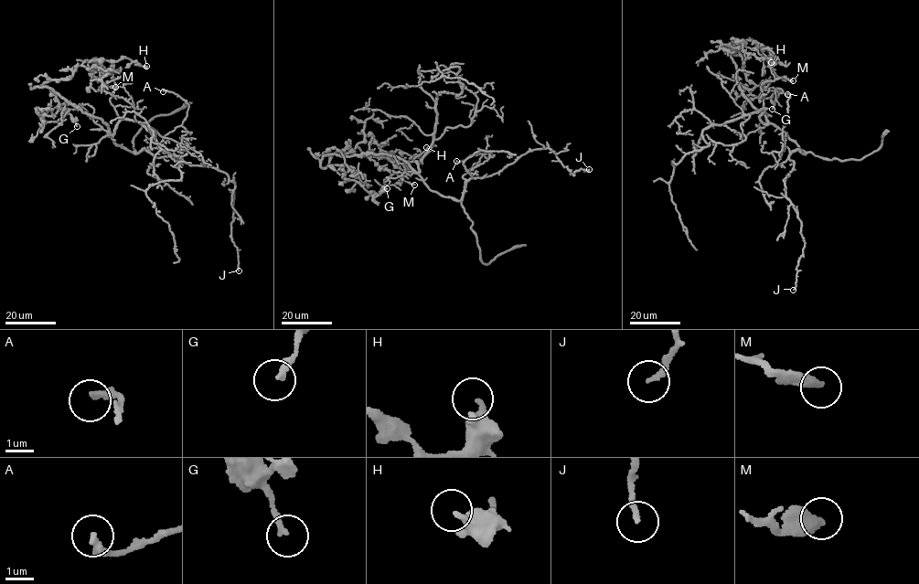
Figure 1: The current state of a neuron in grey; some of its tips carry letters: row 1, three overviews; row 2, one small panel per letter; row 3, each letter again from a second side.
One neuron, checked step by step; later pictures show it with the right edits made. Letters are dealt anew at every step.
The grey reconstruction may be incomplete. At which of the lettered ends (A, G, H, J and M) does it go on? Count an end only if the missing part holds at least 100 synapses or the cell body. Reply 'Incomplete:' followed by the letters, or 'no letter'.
Incomplete: no letter

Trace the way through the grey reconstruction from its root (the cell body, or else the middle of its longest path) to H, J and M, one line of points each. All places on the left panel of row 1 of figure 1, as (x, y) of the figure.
H: (115, 127), (120, 117), (110, 100), (116, 87), (112, 75), (86, 59), (124, 58), (146, 66)
J: (115, 127), (112, 139), (133, 153), (145, 149), (227, 175), (235, 185), (231, 237), (239, 270)
M: (115, 127), (120, 117), (110, 100), (112, 75), (101, 71), (100, 60), (89, 68), (103, 88), (115, 87)

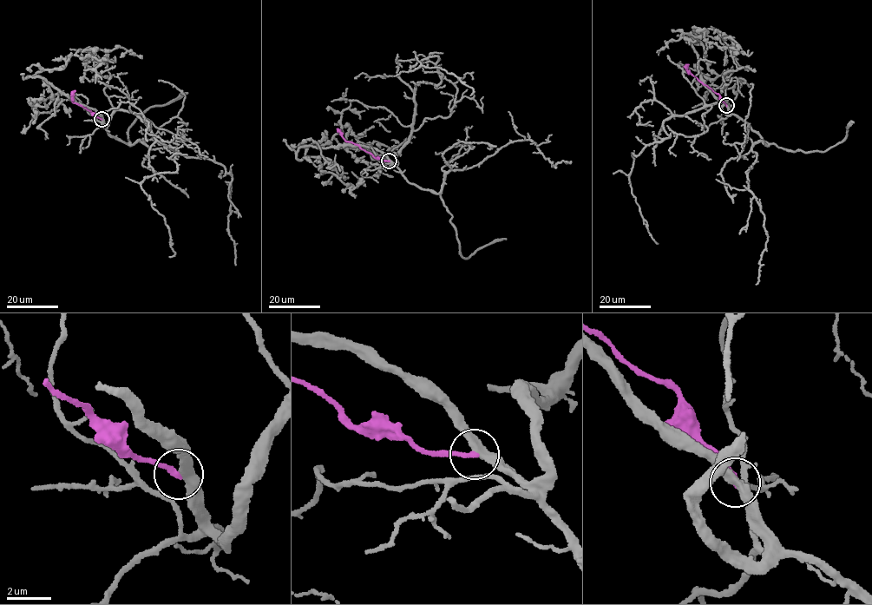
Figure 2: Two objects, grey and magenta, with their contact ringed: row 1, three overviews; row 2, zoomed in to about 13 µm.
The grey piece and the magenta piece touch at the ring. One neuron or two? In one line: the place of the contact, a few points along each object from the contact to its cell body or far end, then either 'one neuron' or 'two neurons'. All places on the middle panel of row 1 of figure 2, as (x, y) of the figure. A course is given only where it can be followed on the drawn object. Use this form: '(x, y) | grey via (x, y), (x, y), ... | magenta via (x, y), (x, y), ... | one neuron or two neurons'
(389, 161) | grey via (389, 161), (409, 141), (416, 85), (441, 81), (436, 55), (417, 61), (409, 71), (439, 67), (470, 95) | magenta via (389, 161), (376, 158), (357, 145), (346, 141), (338, 131), (340, 130) | two neurons

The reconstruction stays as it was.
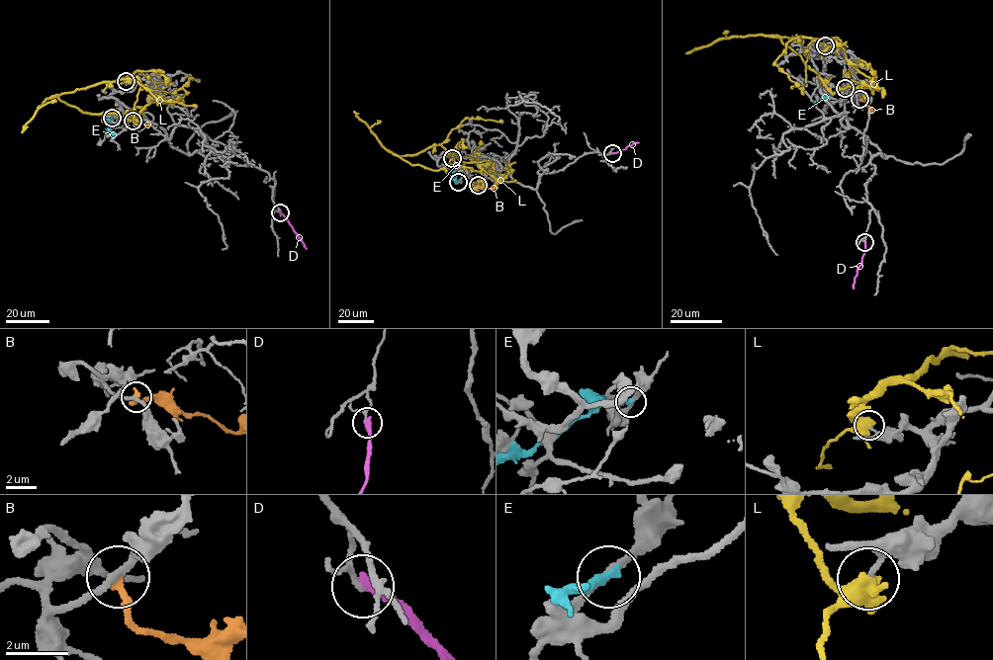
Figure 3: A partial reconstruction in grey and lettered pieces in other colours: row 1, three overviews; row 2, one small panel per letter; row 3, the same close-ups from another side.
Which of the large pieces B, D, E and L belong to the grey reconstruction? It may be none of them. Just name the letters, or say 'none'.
none

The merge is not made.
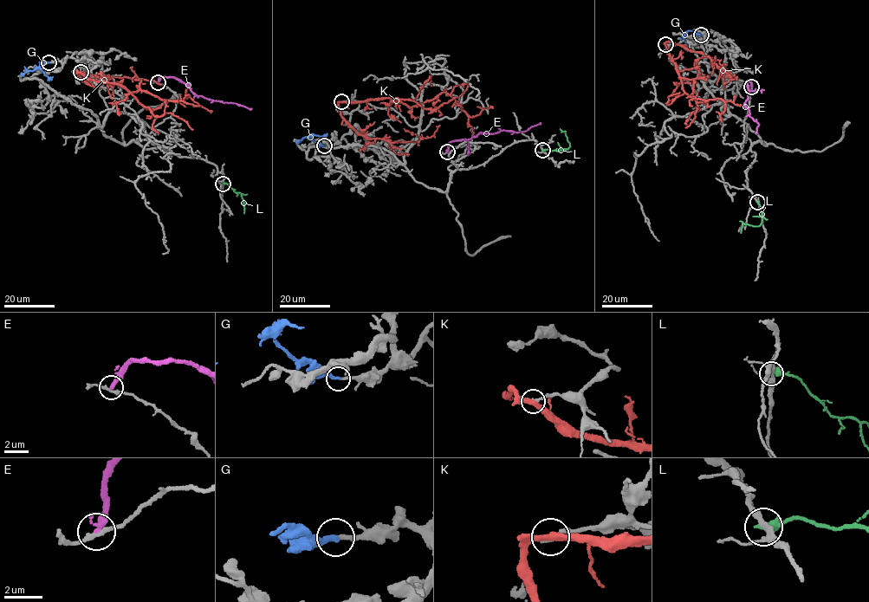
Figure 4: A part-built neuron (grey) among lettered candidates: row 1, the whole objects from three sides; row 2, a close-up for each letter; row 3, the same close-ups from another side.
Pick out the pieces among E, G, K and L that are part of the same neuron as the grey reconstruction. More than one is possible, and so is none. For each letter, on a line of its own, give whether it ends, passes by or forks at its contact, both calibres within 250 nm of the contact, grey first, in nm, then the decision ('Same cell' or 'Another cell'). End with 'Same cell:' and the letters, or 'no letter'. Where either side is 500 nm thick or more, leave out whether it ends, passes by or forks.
E: It ends there. Thickness 200 nm (grey) against 340 nm. Another cell
G: It ends there. Thickness 200 nm (grey) against 280 nm. Same cell
K: It passes by. Thickness 240 nm (grey) against 360 nm. Another cell
L: It ends there. Thickness 240 nm (grey) against 480 nm. Another cell
Same cell: G

